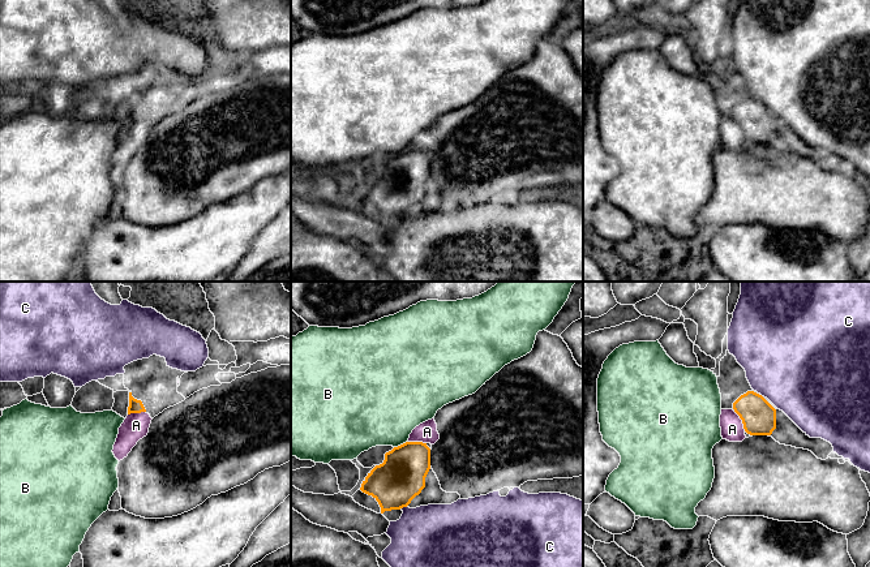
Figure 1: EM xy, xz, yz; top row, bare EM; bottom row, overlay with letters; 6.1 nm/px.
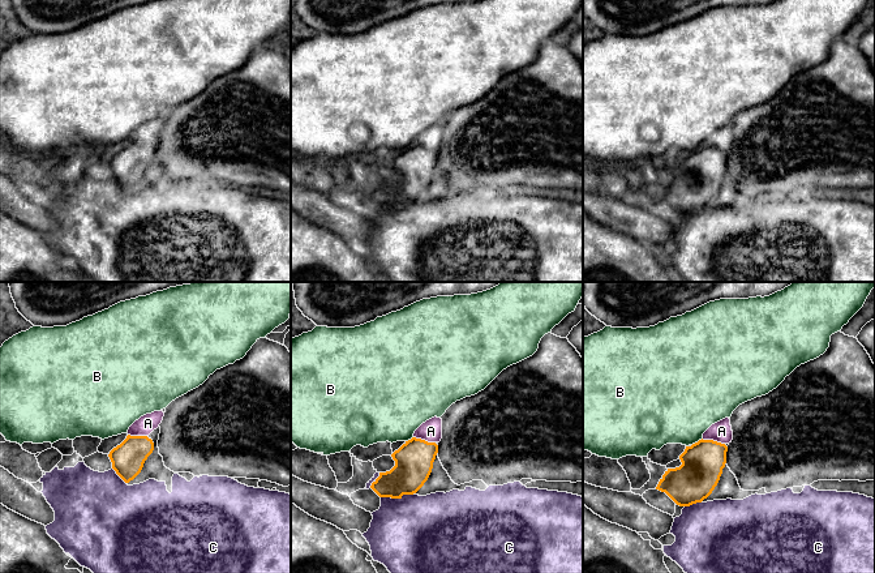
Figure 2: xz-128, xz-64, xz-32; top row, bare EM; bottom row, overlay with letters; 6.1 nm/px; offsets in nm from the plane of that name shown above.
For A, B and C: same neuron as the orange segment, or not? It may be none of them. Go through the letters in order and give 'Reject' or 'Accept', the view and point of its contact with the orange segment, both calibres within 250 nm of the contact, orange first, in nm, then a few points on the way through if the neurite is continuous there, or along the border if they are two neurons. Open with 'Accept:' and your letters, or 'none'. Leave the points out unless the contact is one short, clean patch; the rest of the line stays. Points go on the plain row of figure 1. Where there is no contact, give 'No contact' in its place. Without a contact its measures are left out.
Accept: A
A: Accept. Touches orange at yz (742, 129). Thickness 220 nm (orange) against 140 nm. Path across: yz (758, 124), (748, 124), (742, 129), (732, 137)
B: Reject. Touches orange at xz (401, 153). Thickness 300 nm (orange) against 440 nm. Boundary: xz (407, 149), (394, 155)
C: Reject. Touches orange at xz (403, 214). Thickness 300 nm (orange) against 420 nm

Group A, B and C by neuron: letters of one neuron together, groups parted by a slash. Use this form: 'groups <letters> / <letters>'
groups A / B / C

